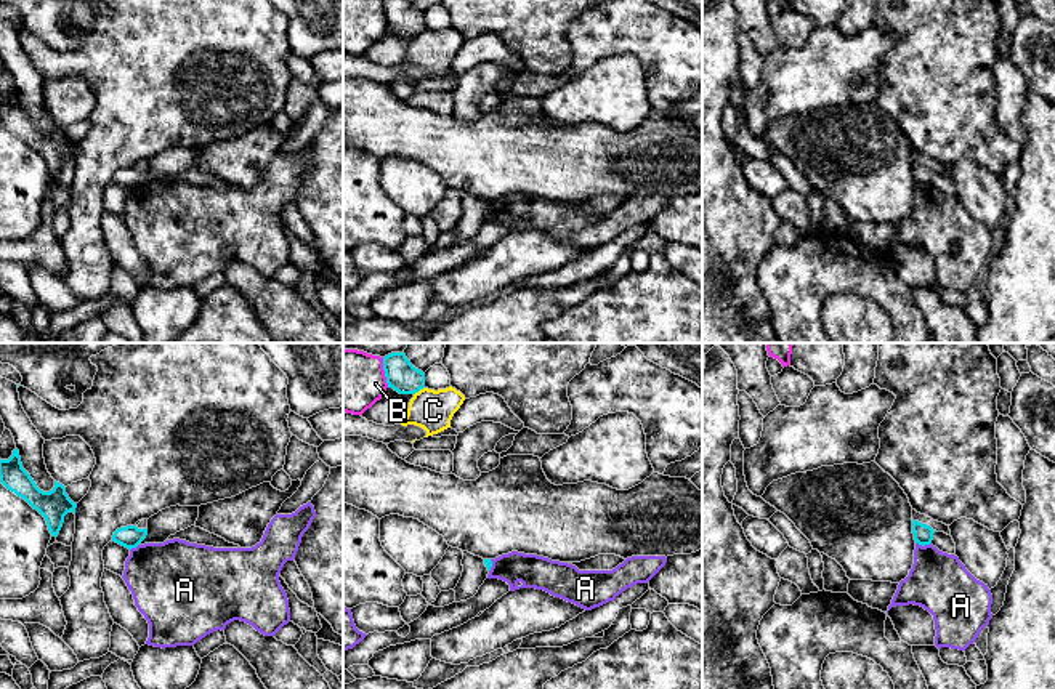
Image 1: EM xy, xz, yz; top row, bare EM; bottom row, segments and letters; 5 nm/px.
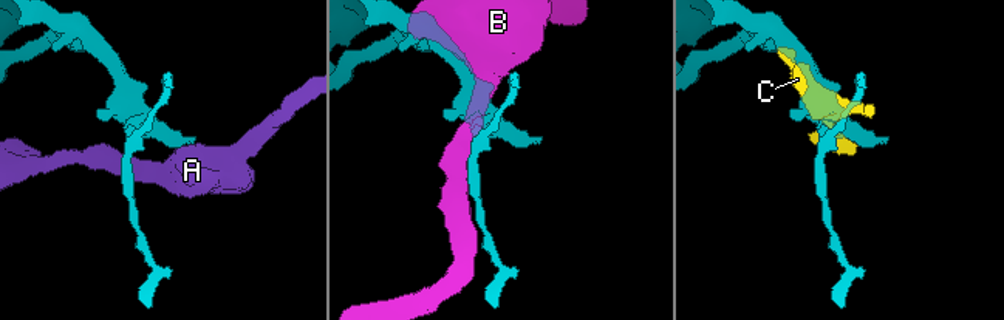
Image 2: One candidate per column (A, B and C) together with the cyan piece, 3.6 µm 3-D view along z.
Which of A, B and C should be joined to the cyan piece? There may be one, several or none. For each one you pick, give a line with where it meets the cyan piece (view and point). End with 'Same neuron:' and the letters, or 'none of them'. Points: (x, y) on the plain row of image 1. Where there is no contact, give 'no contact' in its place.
Same neuron: none of them

